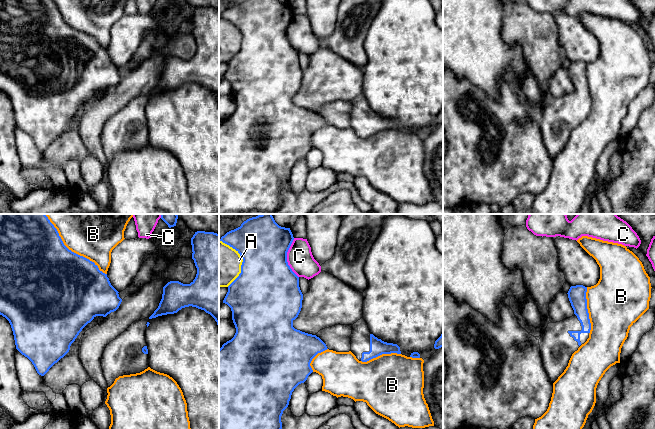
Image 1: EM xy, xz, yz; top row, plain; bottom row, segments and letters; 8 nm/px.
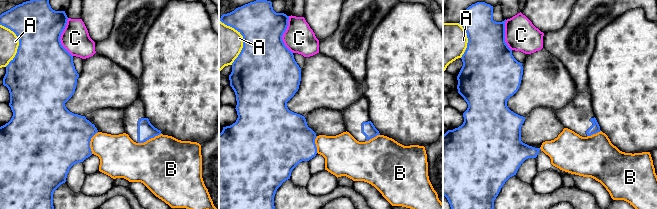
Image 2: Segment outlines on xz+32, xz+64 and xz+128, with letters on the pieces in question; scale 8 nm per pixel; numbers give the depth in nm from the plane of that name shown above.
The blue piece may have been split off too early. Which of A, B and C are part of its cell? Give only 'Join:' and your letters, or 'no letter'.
Join: no letter

